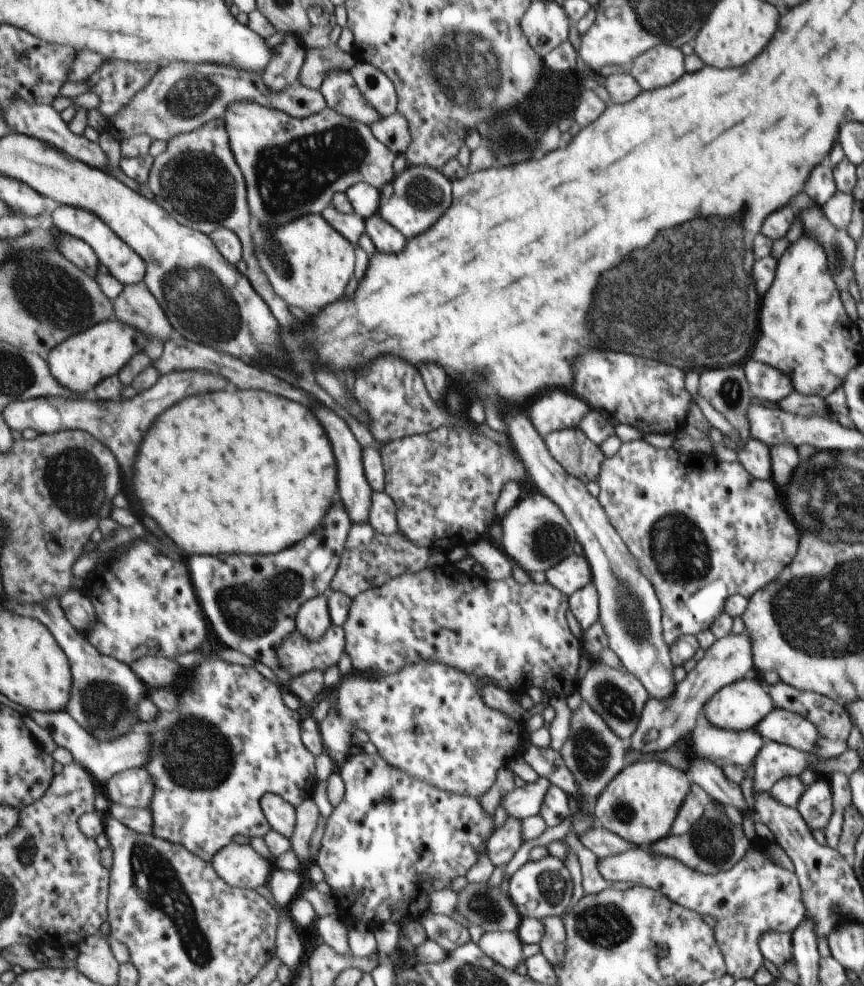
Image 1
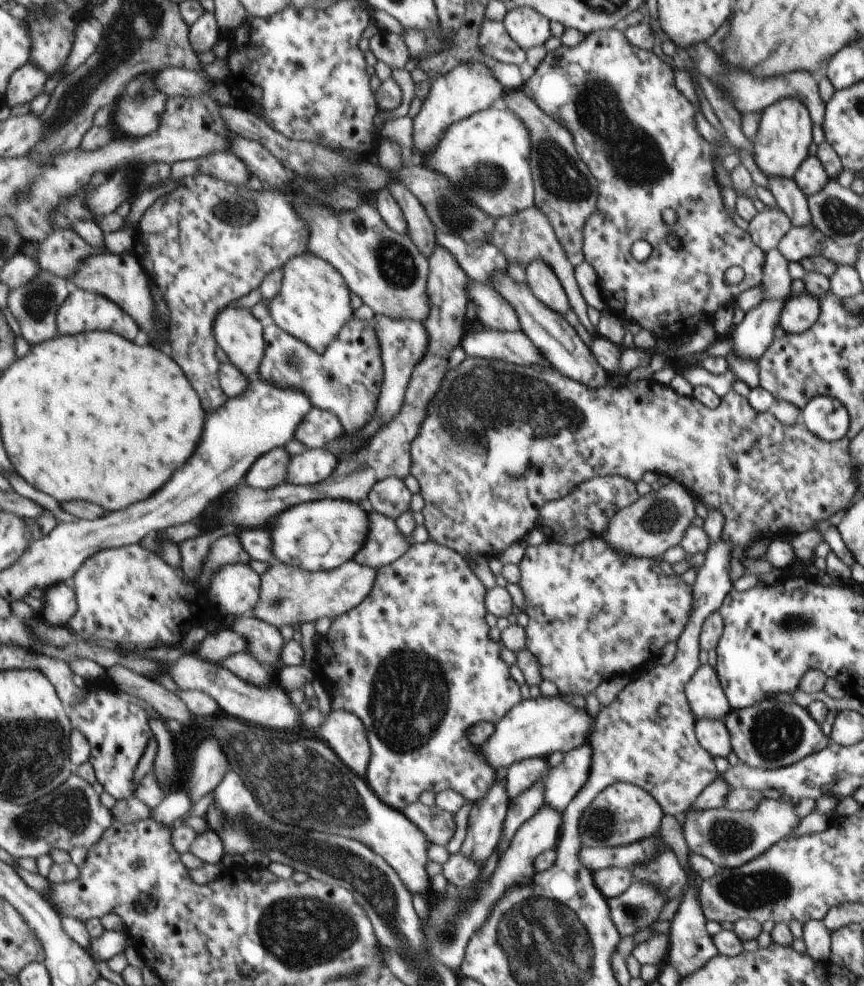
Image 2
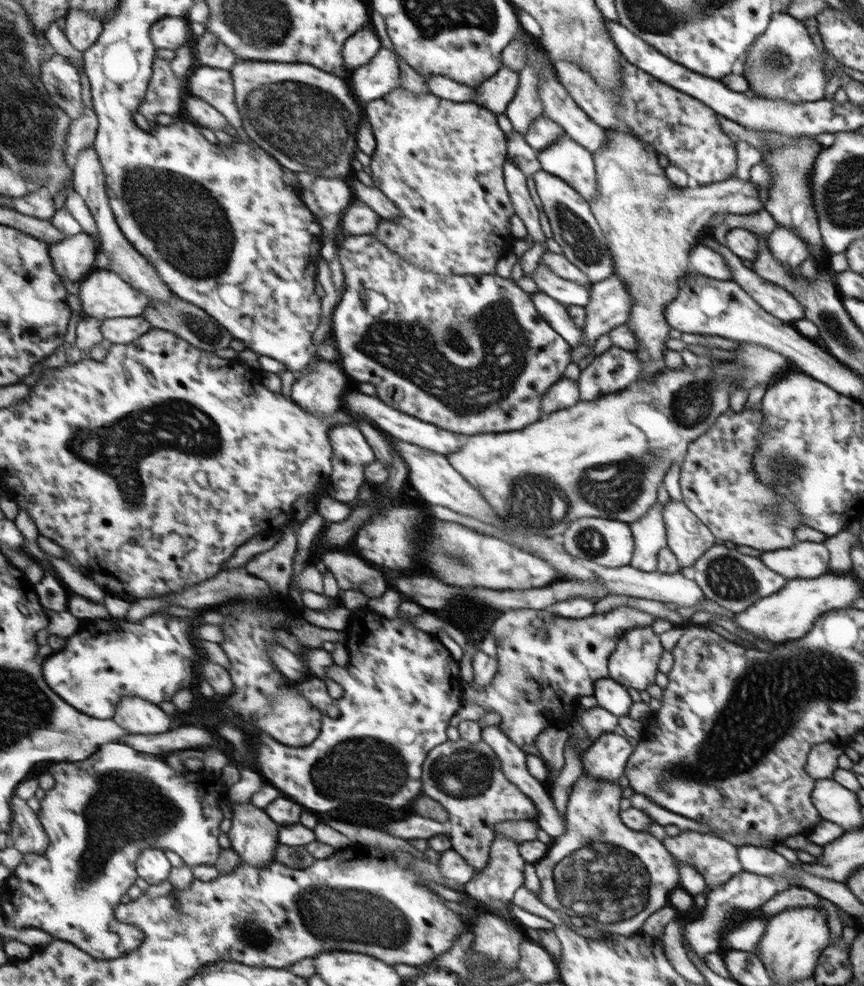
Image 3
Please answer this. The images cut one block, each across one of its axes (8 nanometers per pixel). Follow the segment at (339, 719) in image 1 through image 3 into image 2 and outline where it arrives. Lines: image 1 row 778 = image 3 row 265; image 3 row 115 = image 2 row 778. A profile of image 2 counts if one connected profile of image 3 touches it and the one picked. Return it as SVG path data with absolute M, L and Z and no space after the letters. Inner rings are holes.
M434 541L425 543L412 543L410 548L392 562L392 564L378 568L378 580L375 586L364 598L362 604L356 606L354 610L346 613L342 617L333 620L331 628L326 635L326 640L317 649L315 662L318 665L316 670L318 676L324 680L320 682L326 688L332 702L332 710L346 710L356 714L362 724L366 727L367 737L371 748L370 762L366 770L366 778L371 784L372 790L387 803L388 806L404 810L408 805L414 804L423 793L427 791L440 793L443 790L455 790L462 794L467 802L475 803L482 798L486 798L488 790L496 786L496 768L480 754L480 750L471 742L469 735L480 722L496 724L506 717L516 705L520 704L520 688L518 684L510 678L508 666L500 656L500 648L496 642L488 638L488 622L484 620L486 614L486 588L483 581L471 570L471 566L459 551L452 550L451 547L440 545Z

